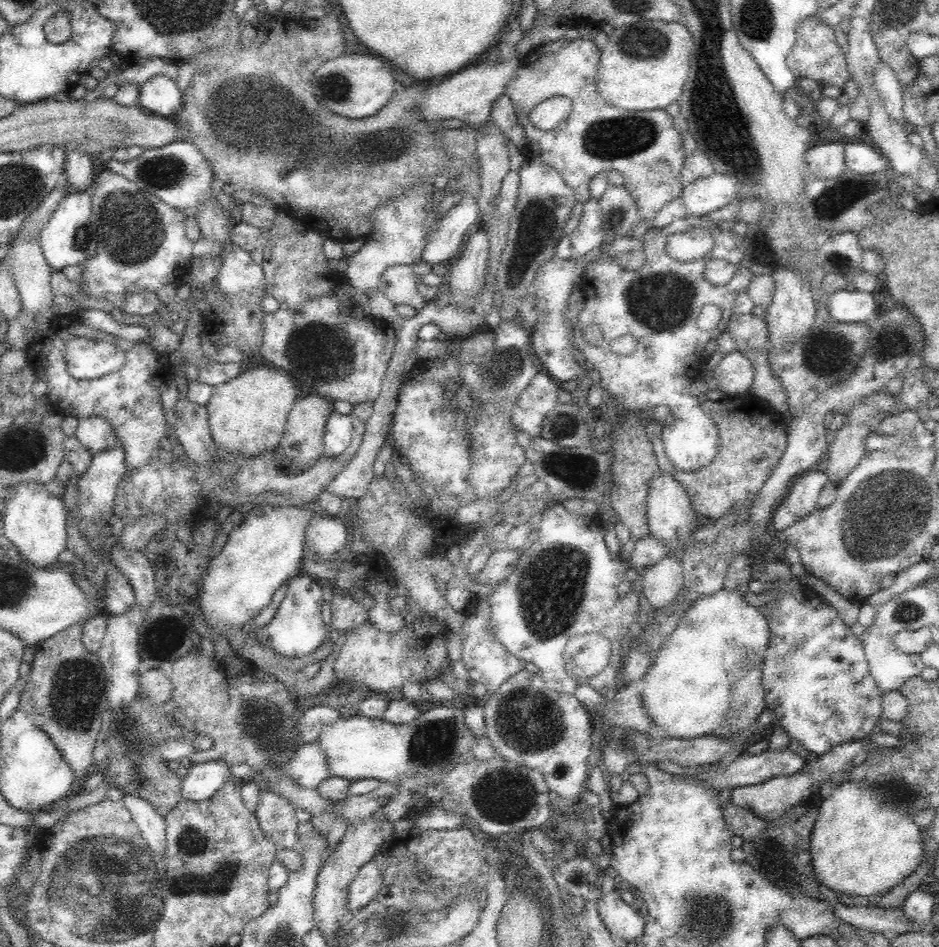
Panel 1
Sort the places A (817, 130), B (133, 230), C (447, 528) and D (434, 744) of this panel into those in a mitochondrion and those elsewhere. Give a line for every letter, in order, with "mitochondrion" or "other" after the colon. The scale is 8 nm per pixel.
A: other
B: mitochondrion
C: other
D: mitochondrion

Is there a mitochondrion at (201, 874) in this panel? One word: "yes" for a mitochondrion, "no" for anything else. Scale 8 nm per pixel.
yes

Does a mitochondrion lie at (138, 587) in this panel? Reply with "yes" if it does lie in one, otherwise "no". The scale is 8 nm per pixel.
no

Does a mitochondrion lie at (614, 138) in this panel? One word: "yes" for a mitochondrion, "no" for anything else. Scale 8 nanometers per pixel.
yes

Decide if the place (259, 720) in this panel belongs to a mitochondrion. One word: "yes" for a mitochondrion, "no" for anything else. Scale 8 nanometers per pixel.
yes

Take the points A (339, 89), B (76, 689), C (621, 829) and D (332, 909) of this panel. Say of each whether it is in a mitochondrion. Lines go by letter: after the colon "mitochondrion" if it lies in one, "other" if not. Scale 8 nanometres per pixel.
A: mitochondrion
B: mitochondrion
C: other
D: other

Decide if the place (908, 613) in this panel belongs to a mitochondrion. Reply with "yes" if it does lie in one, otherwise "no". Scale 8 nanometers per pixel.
yes

